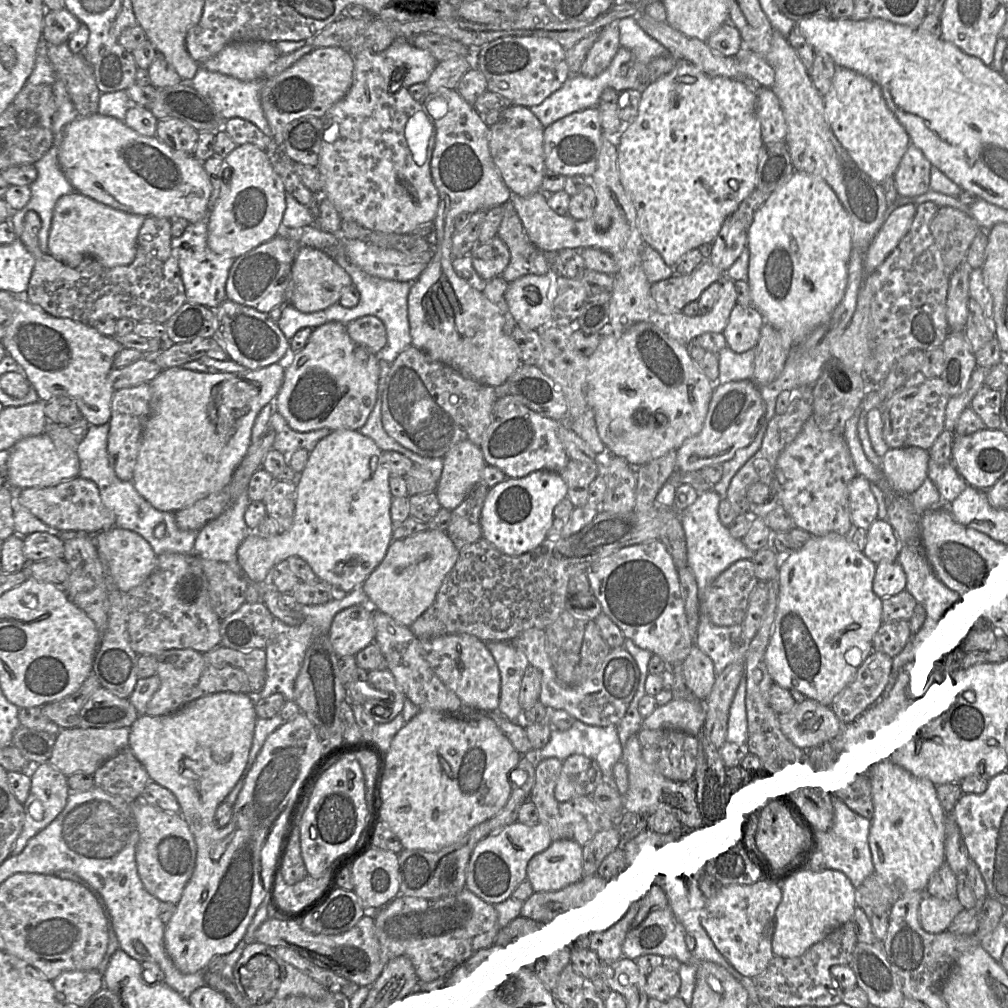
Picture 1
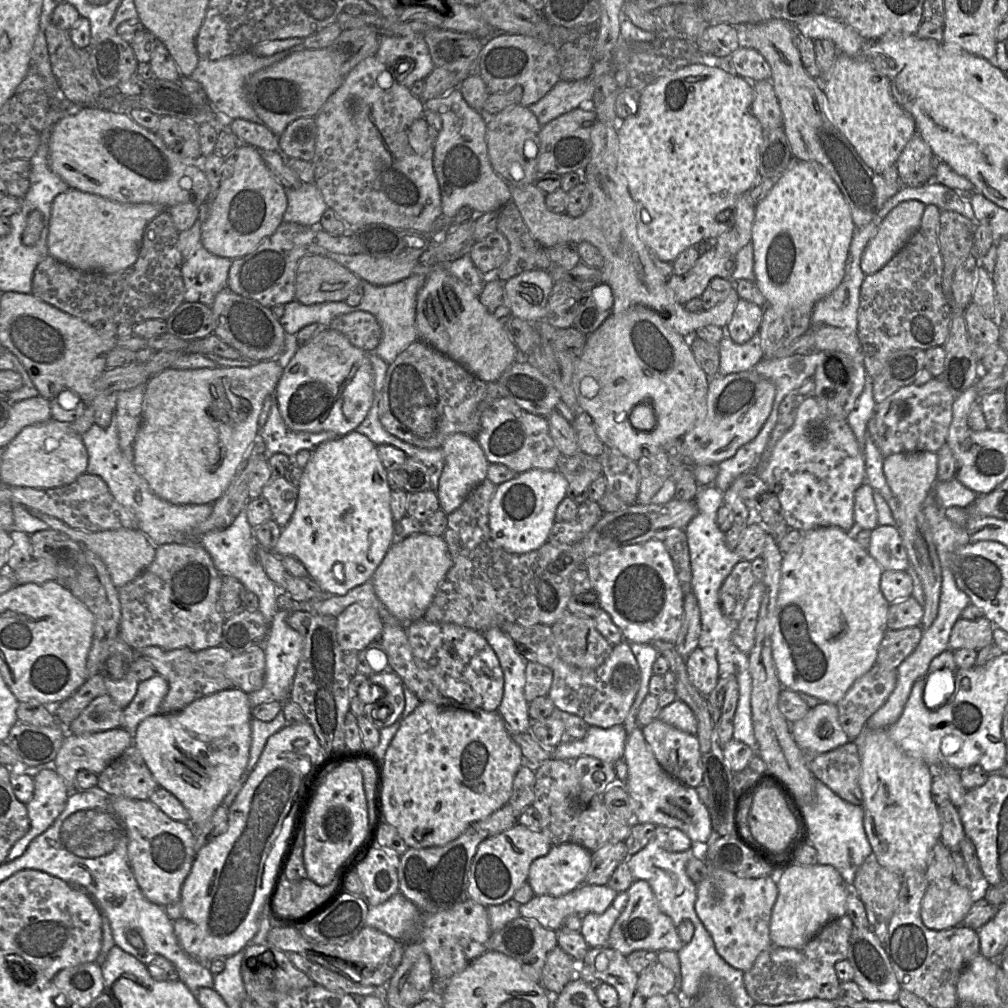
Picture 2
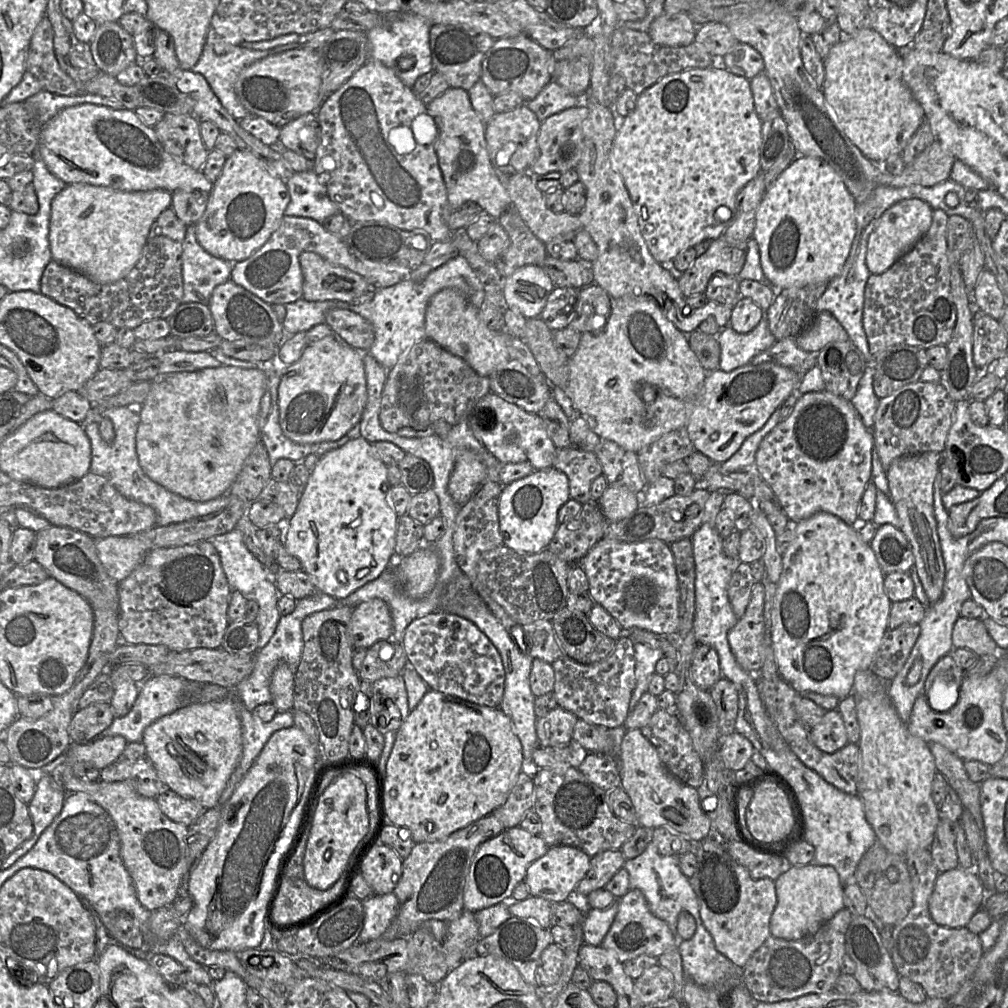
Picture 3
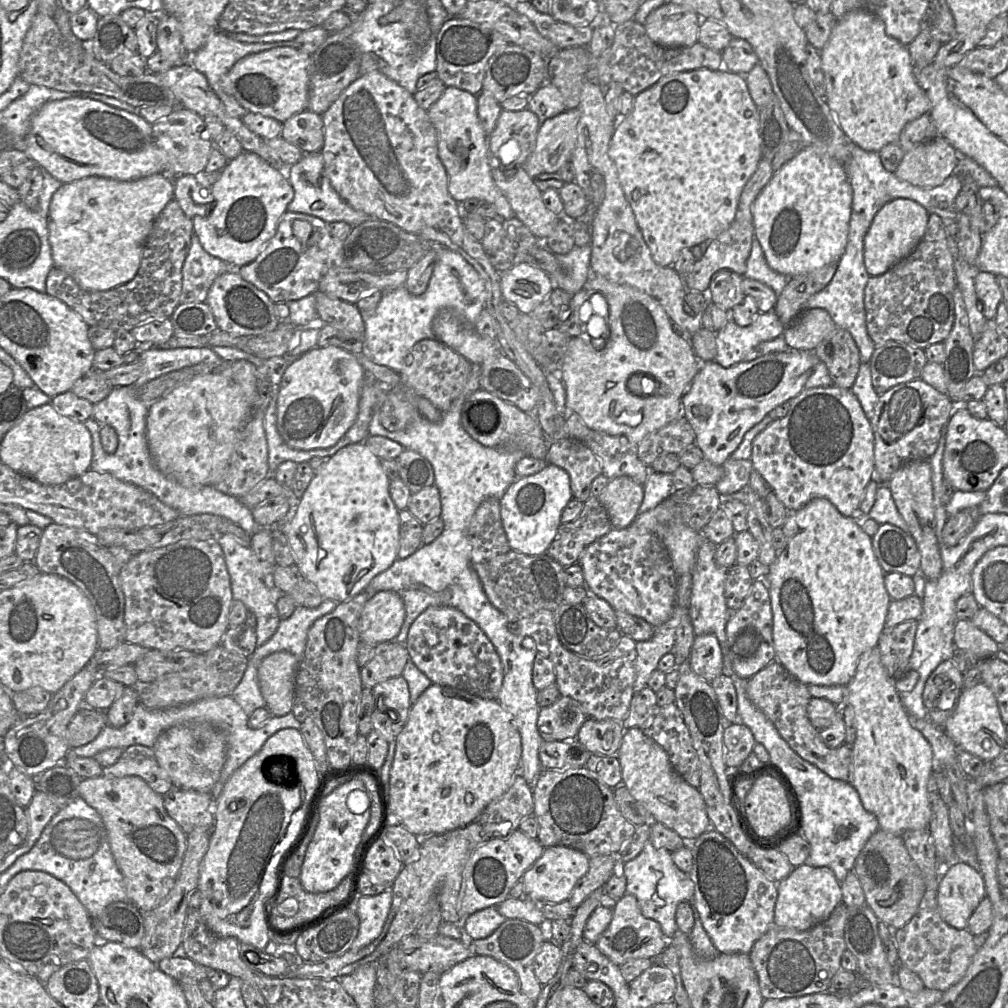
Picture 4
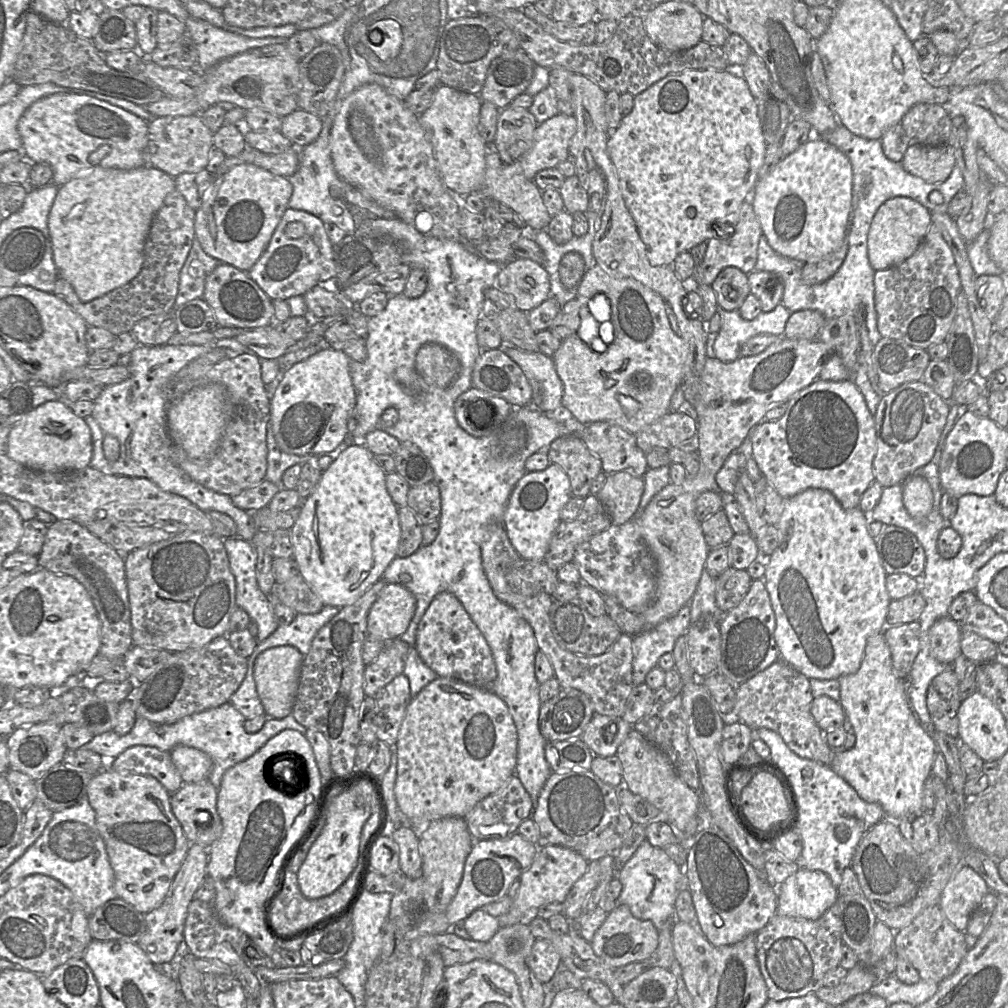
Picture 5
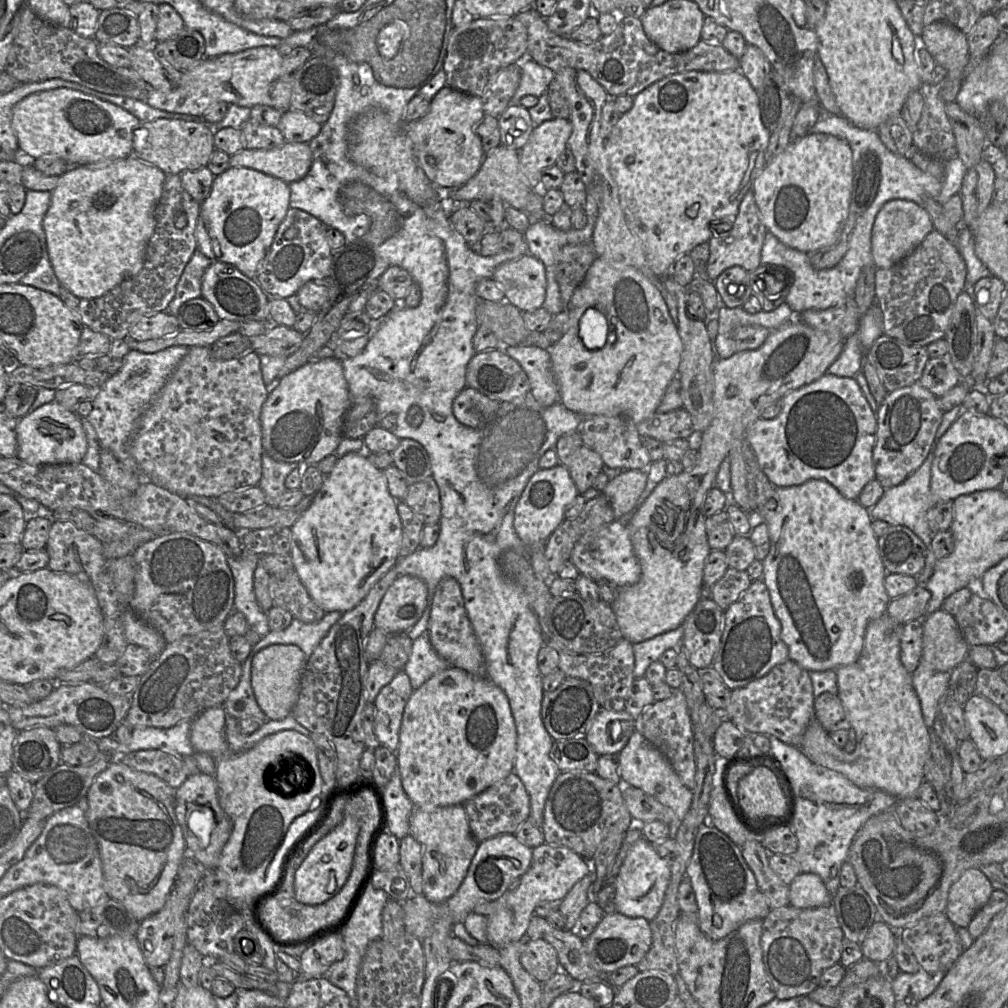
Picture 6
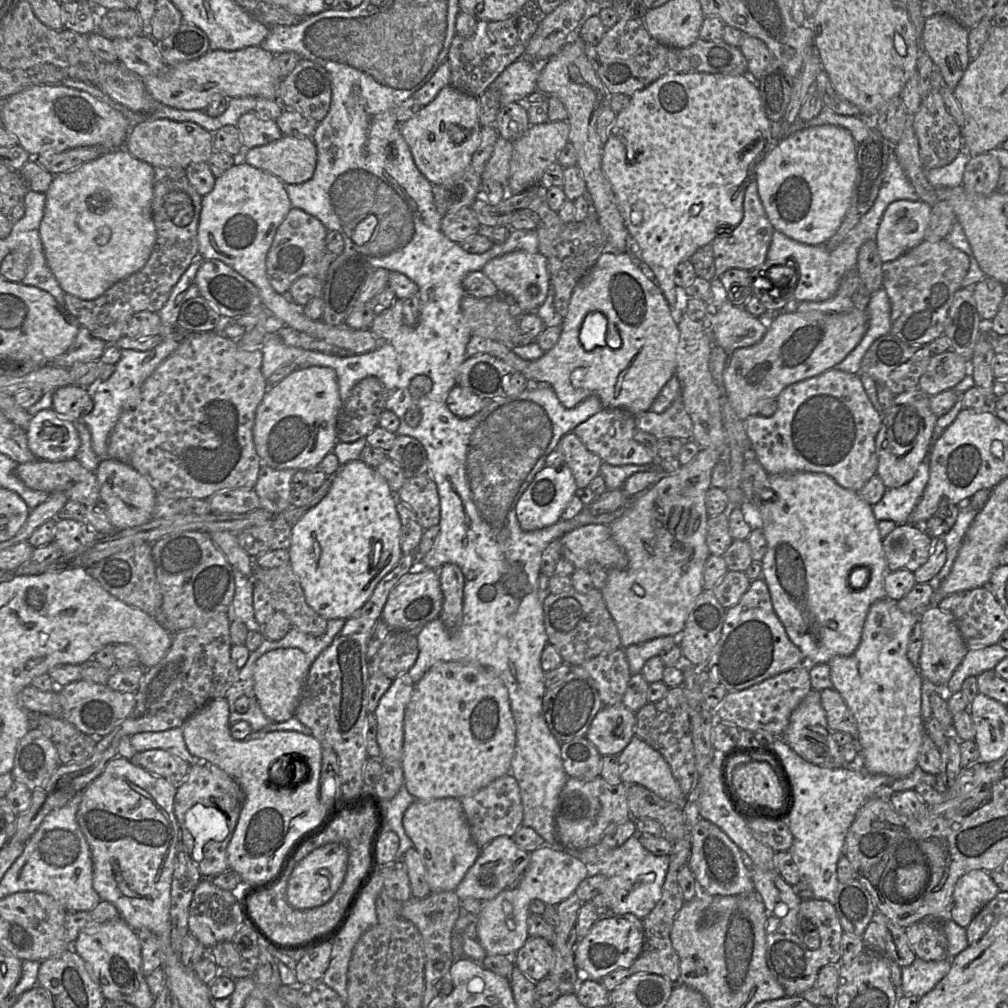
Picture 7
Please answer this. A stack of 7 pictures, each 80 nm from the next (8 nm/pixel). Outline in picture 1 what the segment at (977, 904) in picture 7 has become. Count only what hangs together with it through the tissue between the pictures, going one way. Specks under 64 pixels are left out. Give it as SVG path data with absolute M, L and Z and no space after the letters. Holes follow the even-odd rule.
M924 893L919 904L919 922L929 933L941 933L948 929L953 919L963 910L957 897L945 900Z

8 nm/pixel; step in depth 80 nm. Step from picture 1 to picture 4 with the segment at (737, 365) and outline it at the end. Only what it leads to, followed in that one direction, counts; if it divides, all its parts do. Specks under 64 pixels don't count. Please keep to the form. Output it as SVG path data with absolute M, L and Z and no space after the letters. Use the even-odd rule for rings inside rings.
M774 310L759 313L754 322L747 326L738 326L731 318L716 333L717 354L715 362L723 368L732 367L762 342L770 341L783 335L785 326Z

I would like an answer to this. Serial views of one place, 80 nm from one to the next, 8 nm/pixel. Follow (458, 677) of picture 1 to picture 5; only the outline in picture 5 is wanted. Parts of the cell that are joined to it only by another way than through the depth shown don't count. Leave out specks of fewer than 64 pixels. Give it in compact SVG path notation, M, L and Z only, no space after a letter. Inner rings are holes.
M447 591L438 593L422 616L414 643L424 663L440 677L451 677L467 684L490 689L497 677L496 664L491 649L457 599Z

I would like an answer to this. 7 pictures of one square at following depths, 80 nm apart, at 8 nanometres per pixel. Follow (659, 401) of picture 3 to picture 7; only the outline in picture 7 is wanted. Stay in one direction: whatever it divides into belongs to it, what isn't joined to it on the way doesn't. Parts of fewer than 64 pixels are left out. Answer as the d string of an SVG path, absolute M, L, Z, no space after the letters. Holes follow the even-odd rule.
M604 251L594 266L589 270L589 272L579 281L576 287L573 290L569 307L568 313L566 314L563 323L562 323L562 332L558 343L548 352L546 352L541 358L528 361L520 358L517 356L511 349L509 345L503 344L501 342L492 341L488 344L488 353L491 355L499 358L500 360L504 361L517 371L519 371L527 381L532 385L549 385L555 391L559 402L565 408L574 408L578 404L580 404L583 400L585 400L589 396L597 396L600 401L602 402L604 409L624 409L634 416L638 416L648 410L650 410L651 405L653 404L654 400L659 395L660 391L664 387L664 385L670 380L670 378L676 375L676 366L677 366L677 348L680 338L680 331L678 327L678 323L674 319L673 313L663 296L662 291L658 287L655 280L649 275L649 273L638 263L635 262L633 257L629 252L613 252L613 251ZM598 311L605 315L608 321L608 330L607 334L610 338L611 334L614 332L619 332L622 340L622 345L618 349L613 349L608 345L604 347L597 347L592 351L587 351L581 345L579 340L579 334L582 327L582 323L585 317L590 313Z

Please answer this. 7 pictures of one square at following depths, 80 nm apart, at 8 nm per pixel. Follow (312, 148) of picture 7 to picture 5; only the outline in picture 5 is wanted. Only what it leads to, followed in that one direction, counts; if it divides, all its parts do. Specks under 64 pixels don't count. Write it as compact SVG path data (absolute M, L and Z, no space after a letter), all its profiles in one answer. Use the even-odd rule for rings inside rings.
M246 147L244 151L233 157L227 157L213 174L214 179L220 178L234 166L248 163L263 168L275 175L291 177L298 169L298 148L292 147L280 154L266 154L256 149Z

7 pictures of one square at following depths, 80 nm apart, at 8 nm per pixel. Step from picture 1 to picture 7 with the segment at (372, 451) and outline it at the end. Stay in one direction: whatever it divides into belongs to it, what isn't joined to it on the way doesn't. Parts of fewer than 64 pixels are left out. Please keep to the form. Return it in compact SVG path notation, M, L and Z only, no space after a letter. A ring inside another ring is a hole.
M361 459L341 466L327 495L291 528L290 564L307 604L326 620L348 619L402 556L396 493Z

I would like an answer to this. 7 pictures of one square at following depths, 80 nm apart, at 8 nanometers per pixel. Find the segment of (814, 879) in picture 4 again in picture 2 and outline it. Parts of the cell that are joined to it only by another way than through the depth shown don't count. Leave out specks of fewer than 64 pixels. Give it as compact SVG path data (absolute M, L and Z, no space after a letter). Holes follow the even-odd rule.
M790 864L776 878L778 895L770 918L770 939L783 948L801 948L826 924L847 913L850 887L832 865Z

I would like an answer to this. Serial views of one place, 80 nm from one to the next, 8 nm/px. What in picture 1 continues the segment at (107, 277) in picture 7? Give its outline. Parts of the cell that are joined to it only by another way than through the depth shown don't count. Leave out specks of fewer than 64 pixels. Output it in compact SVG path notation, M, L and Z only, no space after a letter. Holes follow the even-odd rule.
M74 191L61 196L54 206L48 252L72 268L87 256L94 257L108 268L128 265L136 257L139 230L146 218L117 210Z

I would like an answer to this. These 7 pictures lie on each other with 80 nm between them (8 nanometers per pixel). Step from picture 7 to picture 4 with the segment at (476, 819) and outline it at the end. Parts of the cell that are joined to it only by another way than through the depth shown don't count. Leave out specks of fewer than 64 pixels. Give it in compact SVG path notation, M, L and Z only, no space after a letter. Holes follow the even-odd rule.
M518 773L509 789L490 802L477 821L488 837L508 837L533 811L533 787Z

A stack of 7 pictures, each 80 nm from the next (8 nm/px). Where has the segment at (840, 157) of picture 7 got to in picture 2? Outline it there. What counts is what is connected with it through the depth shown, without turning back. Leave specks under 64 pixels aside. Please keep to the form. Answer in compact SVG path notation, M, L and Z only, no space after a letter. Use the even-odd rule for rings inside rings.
M793 161L755 209L751 239L755 284L766 298L767 305L814 307L831 294L844 277L845 263L855 230L849 205L825 169L816 162Z

